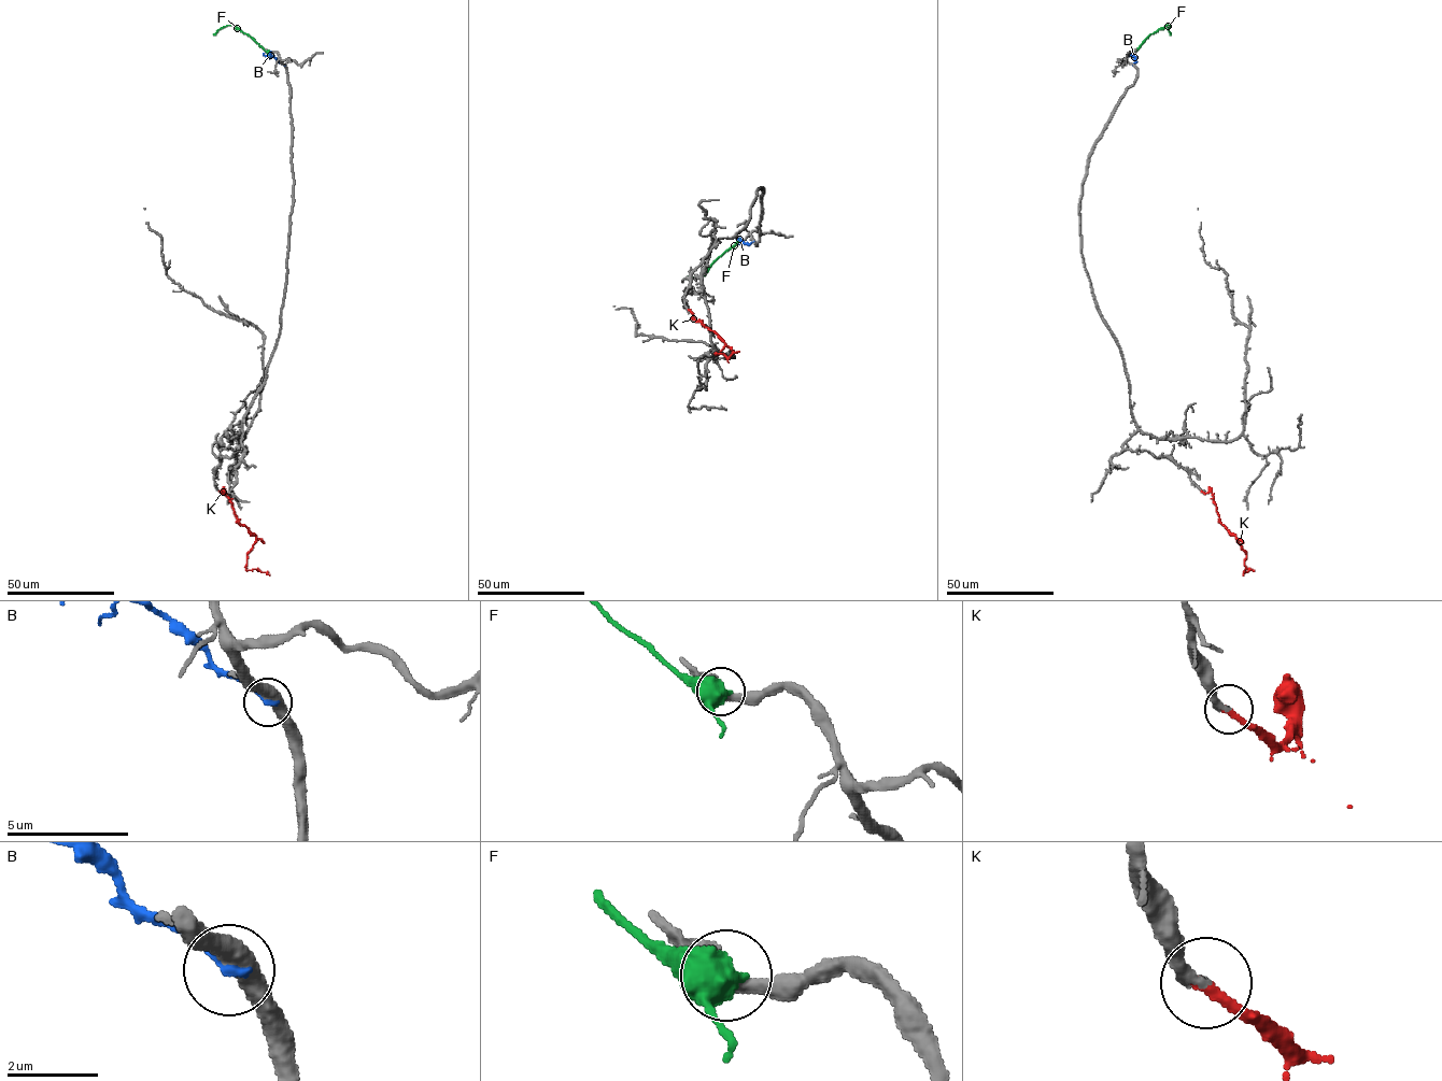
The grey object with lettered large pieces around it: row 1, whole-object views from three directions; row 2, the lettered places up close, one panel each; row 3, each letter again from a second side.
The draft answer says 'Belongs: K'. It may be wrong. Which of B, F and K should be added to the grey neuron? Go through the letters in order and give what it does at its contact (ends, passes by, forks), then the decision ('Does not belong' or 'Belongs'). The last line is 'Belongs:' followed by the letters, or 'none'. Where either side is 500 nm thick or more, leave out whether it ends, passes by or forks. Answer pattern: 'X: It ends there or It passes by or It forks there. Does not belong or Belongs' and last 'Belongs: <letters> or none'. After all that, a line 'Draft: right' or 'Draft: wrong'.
B: It ends there. Does not belong
F: It forks there. Does not belong
K: It ends there. Belongs
Belongs: K
Draft: right

